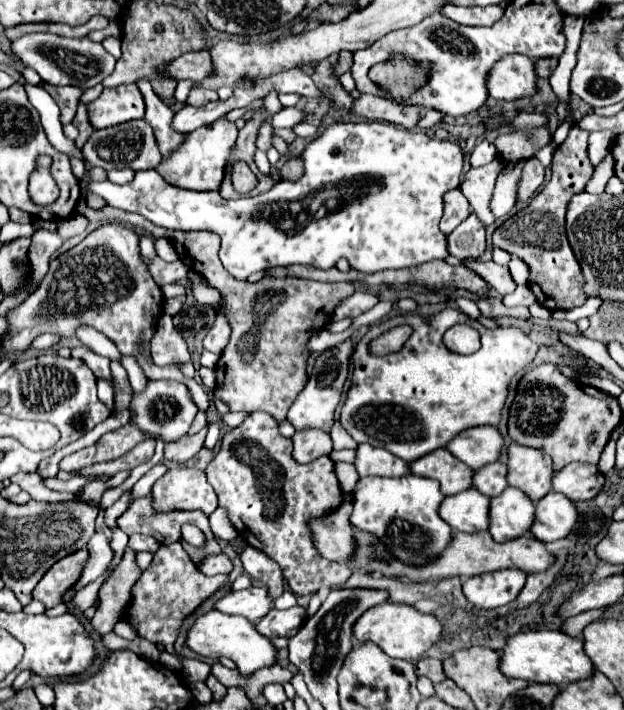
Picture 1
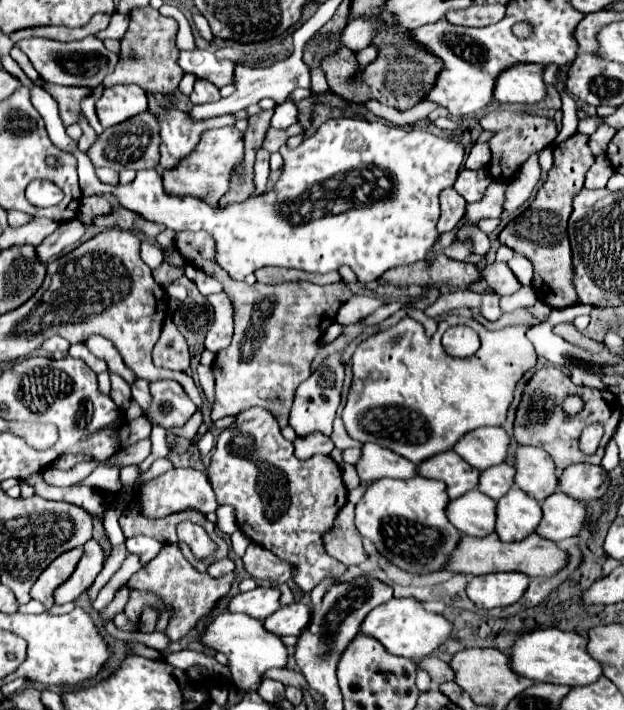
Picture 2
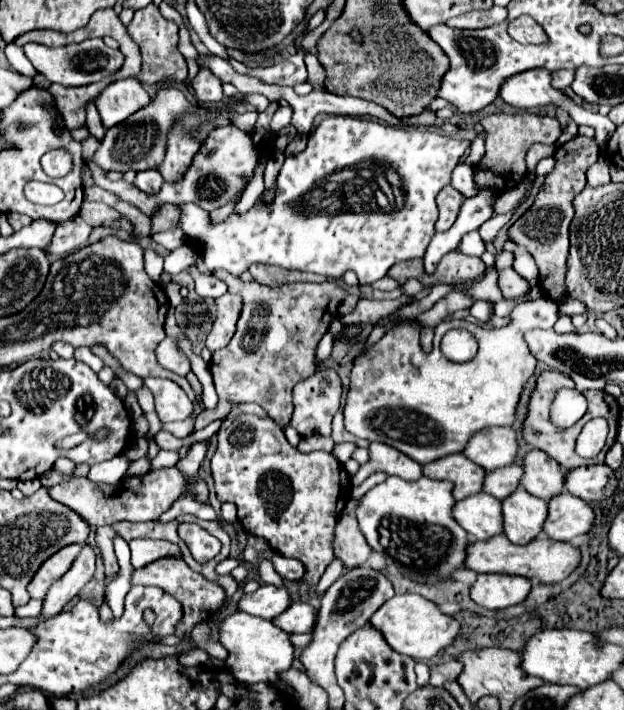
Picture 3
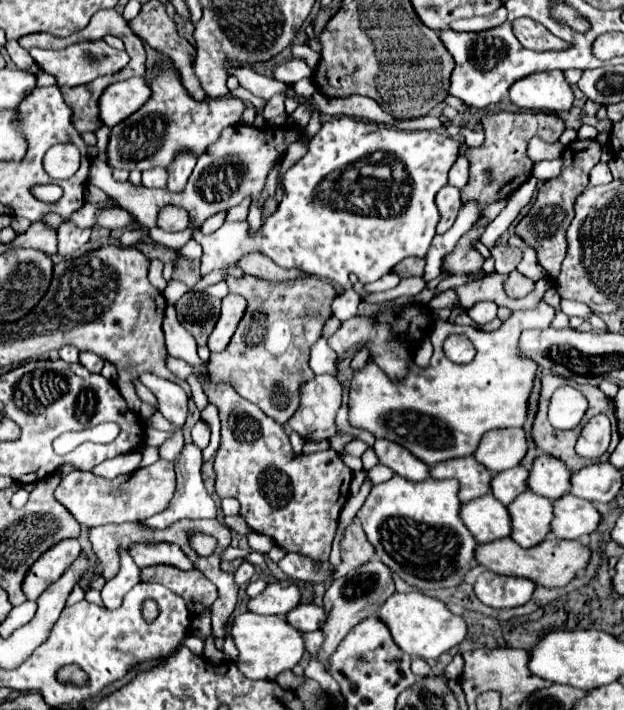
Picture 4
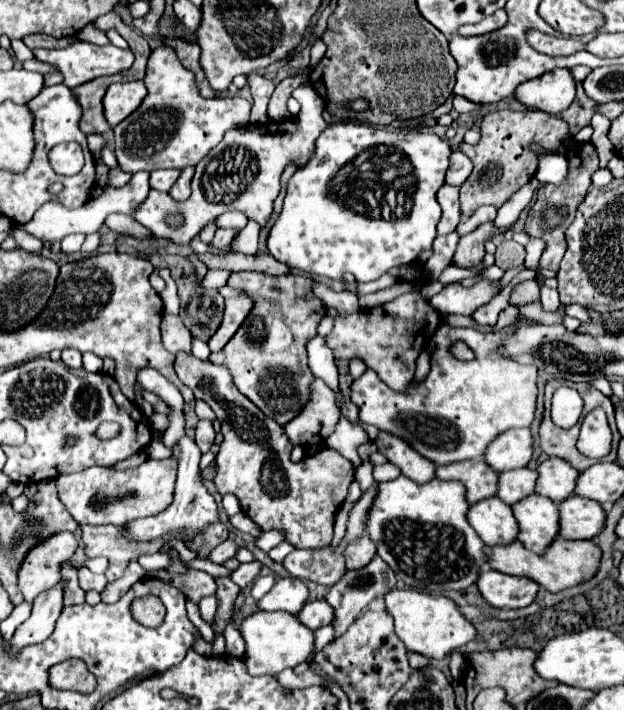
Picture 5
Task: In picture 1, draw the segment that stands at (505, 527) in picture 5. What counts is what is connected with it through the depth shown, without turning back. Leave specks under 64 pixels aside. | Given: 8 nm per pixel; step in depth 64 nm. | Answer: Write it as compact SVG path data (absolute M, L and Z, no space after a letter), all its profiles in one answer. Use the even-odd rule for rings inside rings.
M474 488L442 500L438 514L452 528L460 532L482 532L488 526L488 496Z

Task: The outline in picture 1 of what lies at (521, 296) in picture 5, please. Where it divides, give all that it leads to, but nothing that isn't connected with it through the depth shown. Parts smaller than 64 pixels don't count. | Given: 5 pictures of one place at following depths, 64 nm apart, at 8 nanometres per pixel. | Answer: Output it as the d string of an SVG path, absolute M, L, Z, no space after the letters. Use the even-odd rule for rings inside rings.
M464 260L464 266L468 266L472 272L482 276L492 290L496 290L500 296L506 296L516 290L516 284L508 272L506 266L500 266L496 262L482 262L482 260Z

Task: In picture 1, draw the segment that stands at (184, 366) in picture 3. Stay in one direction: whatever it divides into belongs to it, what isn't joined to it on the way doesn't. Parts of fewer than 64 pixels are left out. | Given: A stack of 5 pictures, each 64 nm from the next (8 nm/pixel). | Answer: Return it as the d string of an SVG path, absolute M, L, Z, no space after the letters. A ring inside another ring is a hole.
M162 314L156 324L156 332L150 340L150 354L152 354L152 360L156 366L178 364L178 362L186 362L190 358L186 342L174 328L172 318L168 314Z

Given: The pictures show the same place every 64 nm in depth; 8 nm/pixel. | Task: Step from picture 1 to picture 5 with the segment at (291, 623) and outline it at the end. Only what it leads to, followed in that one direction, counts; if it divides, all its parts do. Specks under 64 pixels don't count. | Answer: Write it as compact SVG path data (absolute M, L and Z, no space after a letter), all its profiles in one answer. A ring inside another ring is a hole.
M316 600L316 602L308 602L304 604L304 608L300 610L300 614L296 614L296 618L310 630L316 630L320 626L328 626L332 622L332 608L328 608L326 600Z

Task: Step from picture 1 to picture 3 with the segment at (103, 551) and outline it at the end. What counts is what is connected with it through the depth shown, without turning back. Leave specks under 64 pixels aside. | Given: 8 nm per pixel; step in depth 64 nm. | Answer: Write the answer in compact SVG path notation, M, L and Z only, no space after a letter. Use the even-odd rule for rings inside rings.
M84 546L80 556L74 560L72 568L52 584L48 590L48 596L42 606L42 616L56 616L62 612L62 608L78 596L78 592L84 588L84 584L90 582L96 570L96 550L92 546Z

